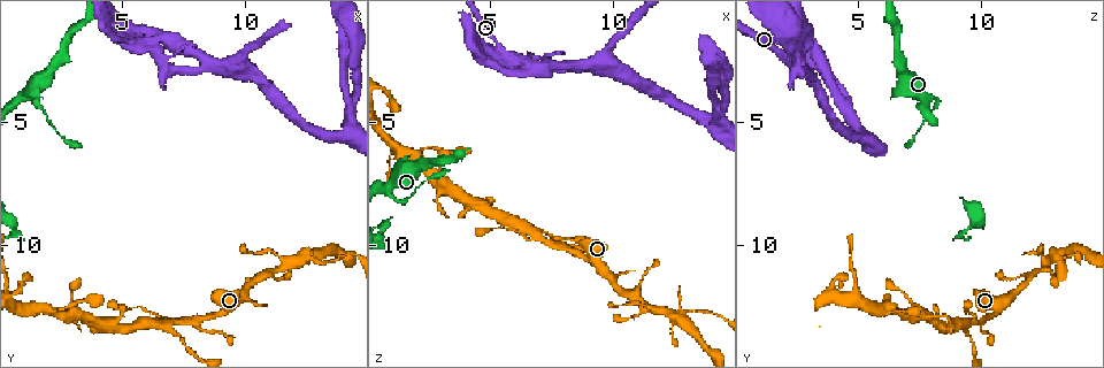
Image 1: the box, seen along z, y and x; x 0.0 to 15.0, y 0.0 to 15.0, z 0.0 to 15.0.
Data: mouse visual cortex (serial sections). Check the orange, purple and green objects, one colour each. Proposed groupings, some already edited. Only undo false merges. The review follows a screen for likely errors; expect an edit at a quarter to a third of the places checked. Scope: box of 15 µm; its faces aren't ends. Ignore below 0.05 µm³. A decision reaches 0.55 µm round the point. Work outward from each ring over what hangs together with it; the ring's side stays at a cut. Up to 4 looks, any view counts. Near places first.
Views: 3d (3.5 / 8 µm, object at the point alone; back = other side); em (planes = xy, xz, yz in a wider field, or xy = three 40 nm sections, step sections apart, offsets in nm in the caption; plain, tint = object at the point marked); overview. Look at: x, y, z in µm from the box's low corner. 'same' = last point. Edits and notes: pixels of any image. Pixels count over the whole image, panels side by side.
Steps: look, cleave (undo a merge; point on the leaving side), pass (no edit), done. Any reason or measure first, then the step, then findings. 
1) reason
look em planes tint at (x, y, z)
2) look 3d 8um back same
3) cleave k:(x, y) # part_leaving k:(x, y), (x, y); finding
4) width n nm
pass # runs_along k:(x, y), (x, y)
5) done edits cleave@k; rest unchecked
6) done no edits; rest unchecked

four or more arms meet
look 3d 3.5um back at (5.4, 1.9, 2.0)

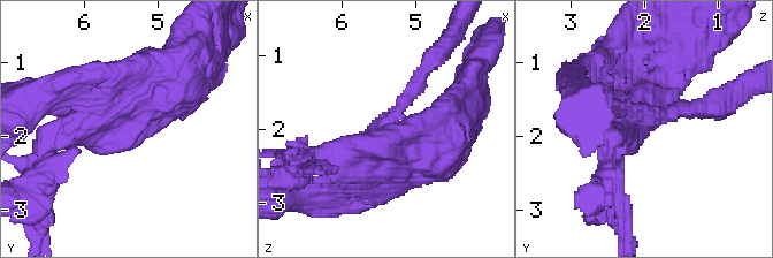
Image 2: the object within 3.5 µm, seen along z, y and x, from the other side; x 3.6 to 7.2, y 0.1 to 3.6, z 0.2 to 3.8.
look em planes tint at (5.40, 1.90, 2.10)

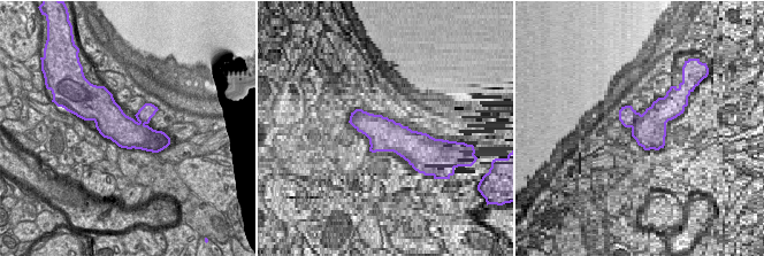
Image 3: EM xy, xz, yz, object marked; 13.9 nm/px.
cleave 2:(614, 149) # part_leaving 2:(642, 128), (601, 118), (578, 89); two cells meet here

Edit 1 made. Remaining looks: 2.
four or more arms meet
look 3d 3.5um back at (7.0, 13.3, 9.6)

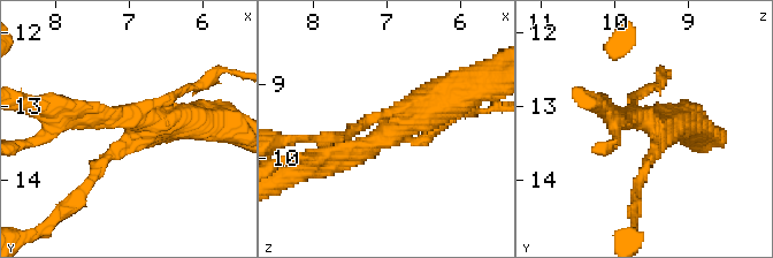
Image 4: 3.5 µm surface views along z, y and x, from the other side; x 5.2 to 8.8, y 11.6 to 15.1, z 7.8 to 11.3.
arms 4; arm_widths 150, 150, 200, 500 nm; need the tissue
look em xy step 5 tint at (6.90, 13.15, 9.65)

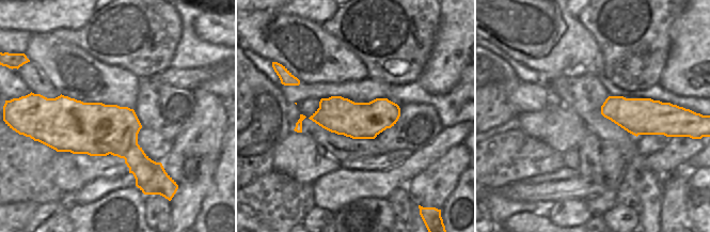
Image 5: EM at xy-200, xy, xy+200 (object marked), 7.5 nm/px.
pass # runs_along 4:(323, 159), (359, 151), (461, 95); one cell here

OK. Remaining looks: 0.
done edits cleave@2; rest unchecked

